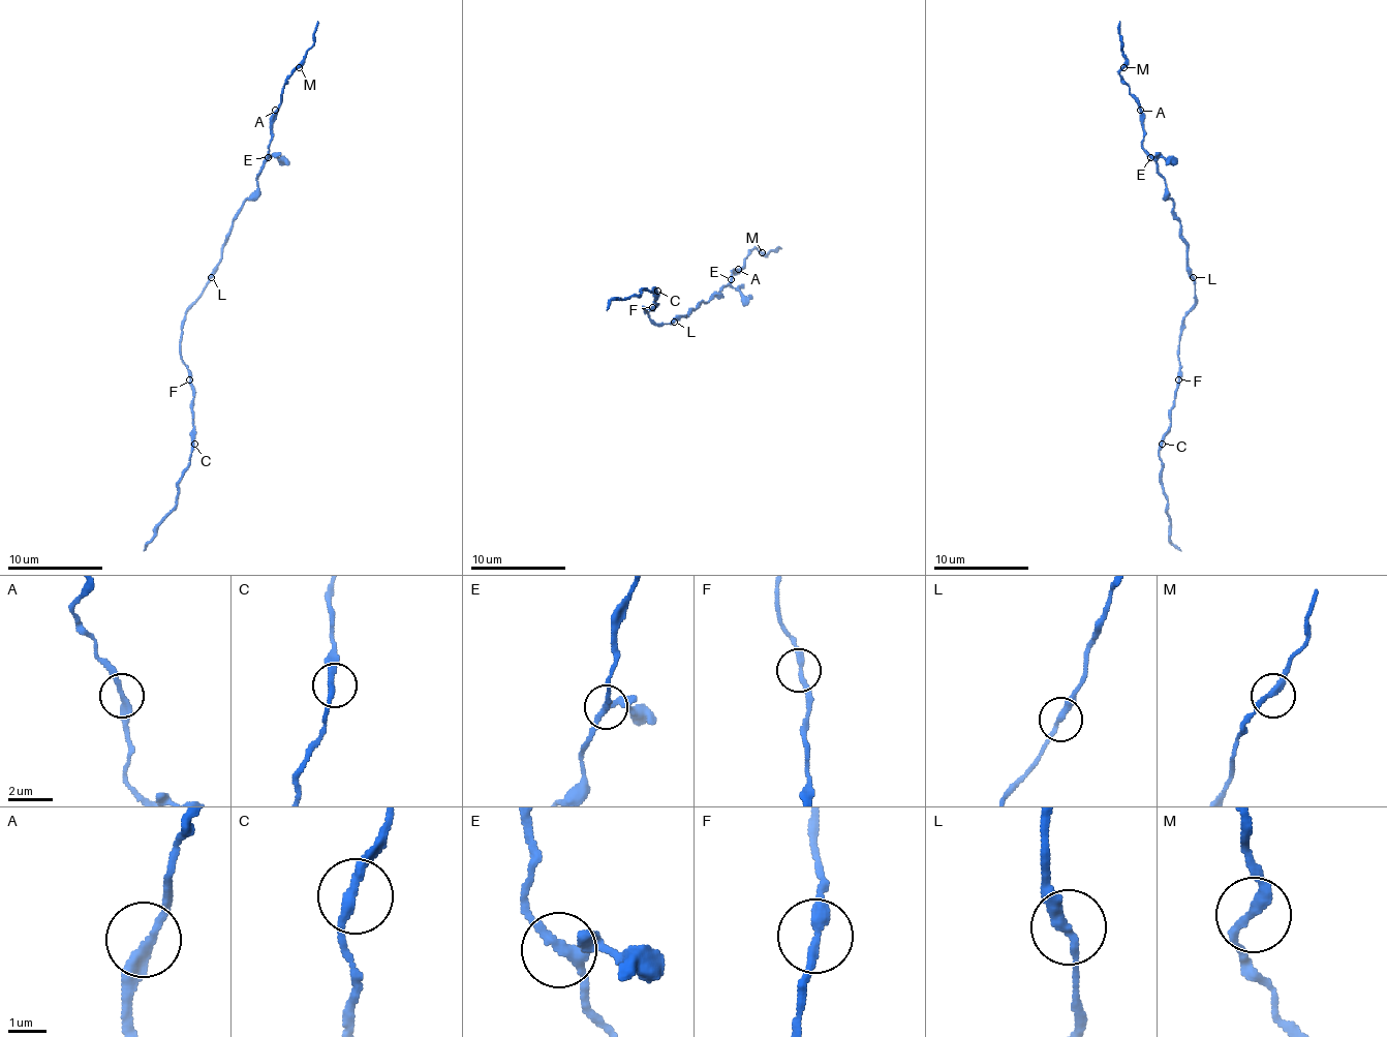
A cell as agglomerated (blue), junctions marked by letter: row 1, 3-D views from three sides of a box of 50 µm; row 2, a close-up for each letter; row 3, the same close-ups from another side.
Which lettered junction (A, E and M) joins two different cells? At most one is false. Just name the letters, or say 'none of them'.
none of them

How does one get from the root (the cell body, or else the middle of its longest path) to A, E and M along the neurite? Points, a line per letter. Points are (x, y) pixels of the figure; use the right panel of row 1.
A: (1193, 279), (1181, 220), (1167, 195), (1158, 162), (1143, 148), (1140, 110)
E: (1193, 279), (1188, 270), (1188, 248), (1181, 237), (1181, 220), (1167, 195), (1164, 177), (1150, 158)
M: (1193, 279), (1181, 220), (1167, 195), (1158, 162), (1143, 148), (1143, 113), (1119, 74), (1123, 67)

